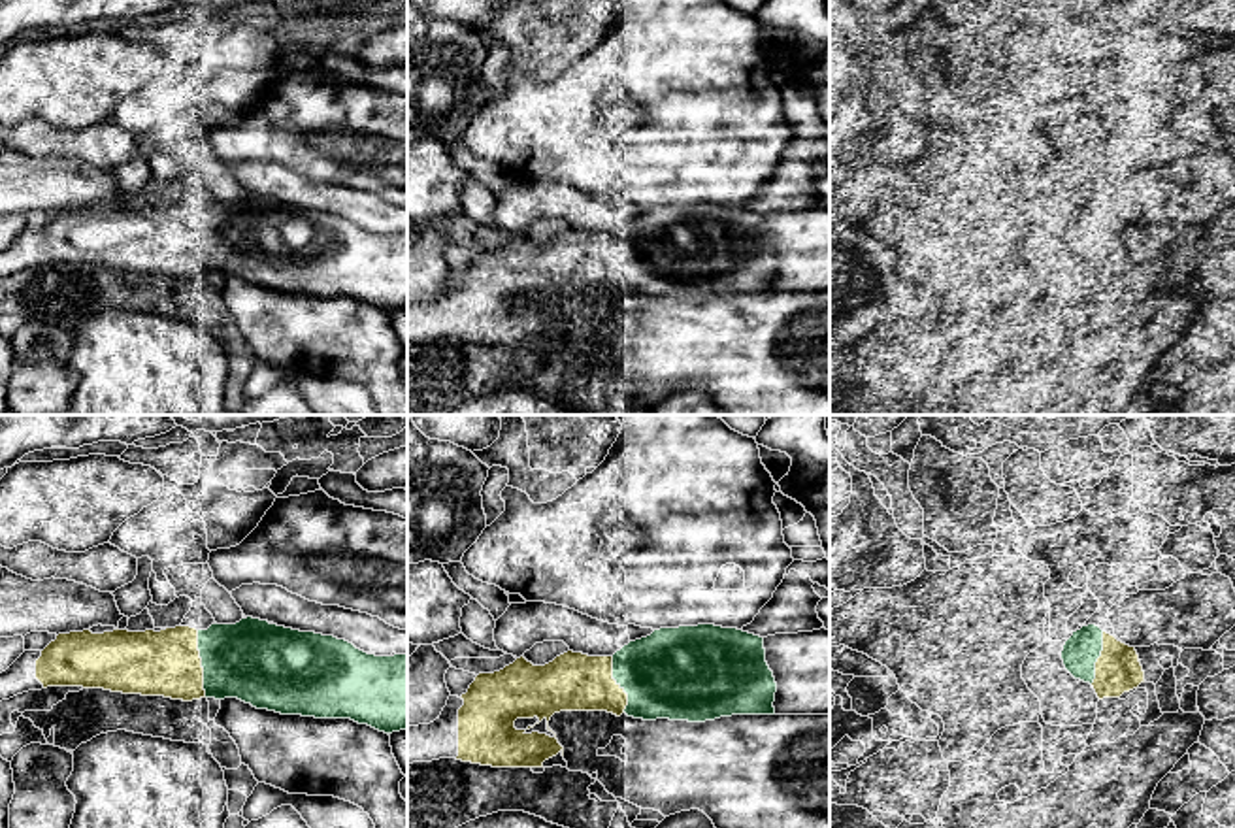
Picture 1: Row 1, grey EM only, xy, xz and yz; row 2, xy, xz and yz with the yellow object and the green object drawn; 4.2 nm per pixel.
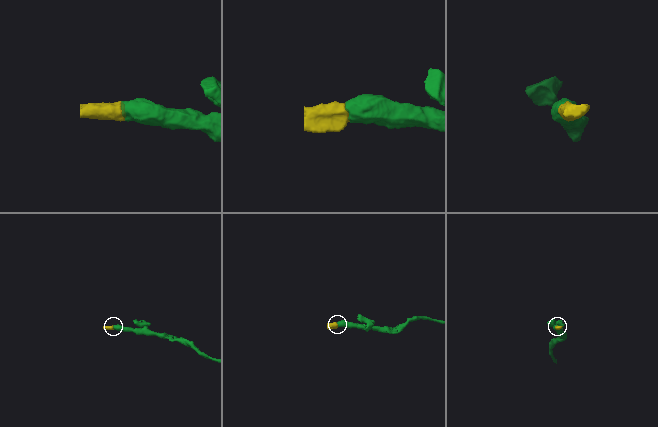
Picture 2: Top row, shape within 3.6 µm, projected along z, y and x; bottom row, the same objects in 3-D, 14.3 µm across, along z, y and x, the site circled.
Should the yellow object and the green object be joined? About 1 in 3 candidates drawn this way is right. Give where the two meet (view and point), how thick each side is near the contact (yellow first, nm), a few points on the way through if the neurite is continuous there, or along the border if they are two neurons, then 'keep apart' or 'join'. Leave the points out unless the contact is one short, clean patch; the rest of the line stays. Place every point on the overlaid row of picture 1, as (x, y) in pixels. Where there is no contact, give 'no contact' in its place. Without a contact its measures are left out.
contact xy (200, 664); calibres 280 and 360 nm; join

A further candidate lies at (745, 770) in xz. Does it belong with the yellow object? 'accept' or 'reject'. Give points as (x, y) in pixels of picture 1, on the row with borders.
reject

